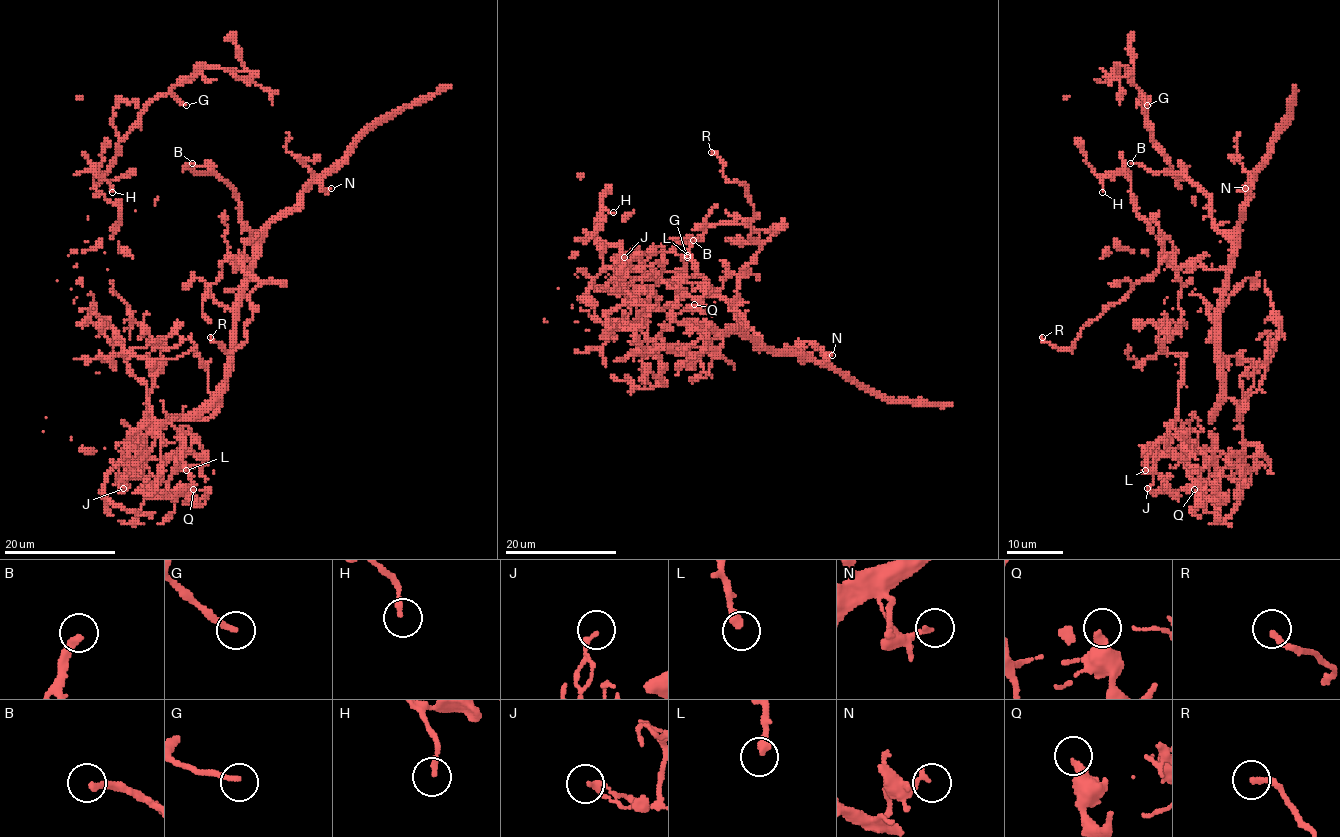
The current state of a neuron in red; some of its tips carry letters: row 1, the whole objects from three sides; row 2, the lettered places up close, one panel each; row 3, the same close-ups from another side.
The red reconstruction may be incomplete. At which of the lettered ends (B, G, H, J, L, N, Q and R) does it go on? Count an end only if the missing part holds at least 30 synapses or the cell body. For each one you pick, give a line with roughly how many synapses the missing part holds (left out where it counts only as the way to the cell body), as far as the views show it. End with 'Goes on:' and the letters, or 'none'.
B: 50 syn
G: 50 syn
Goes on: B, G

